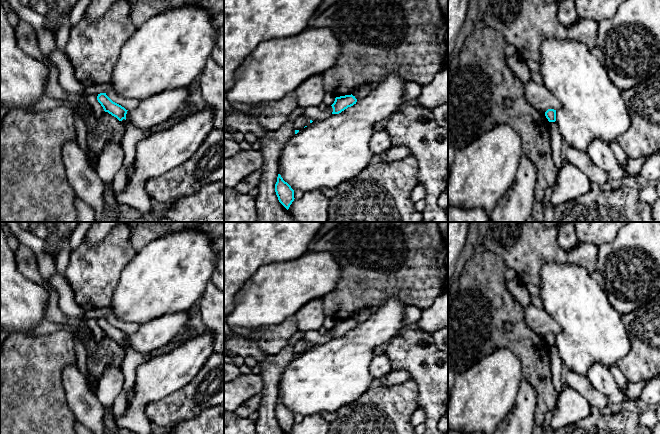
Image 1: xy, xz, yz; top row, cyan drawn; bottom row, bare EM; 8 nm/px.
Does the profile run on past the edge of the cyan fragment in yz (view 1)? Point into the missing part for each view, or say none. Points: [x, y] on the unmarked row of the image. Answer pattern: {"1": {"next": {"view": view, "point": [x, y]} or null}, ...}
{"1": {"next": null}}

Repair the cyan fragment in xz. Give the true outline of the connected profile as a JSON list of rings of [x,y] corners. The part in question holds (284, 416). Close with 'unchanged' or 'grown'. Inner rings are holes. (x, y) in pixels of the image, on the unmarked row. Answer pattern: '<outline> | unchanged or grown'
[[[278,398],[277,406],[275,408],[275,416],[279,426],[288,434],[295,423],[294,414],[283,404],[280,398]]] | unchanged

